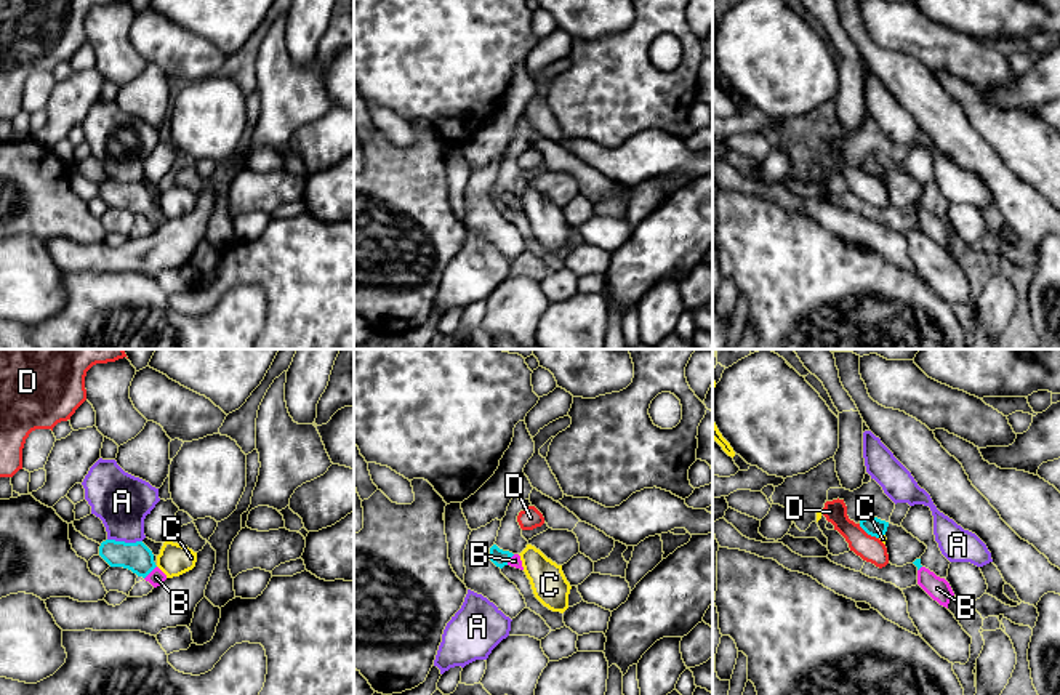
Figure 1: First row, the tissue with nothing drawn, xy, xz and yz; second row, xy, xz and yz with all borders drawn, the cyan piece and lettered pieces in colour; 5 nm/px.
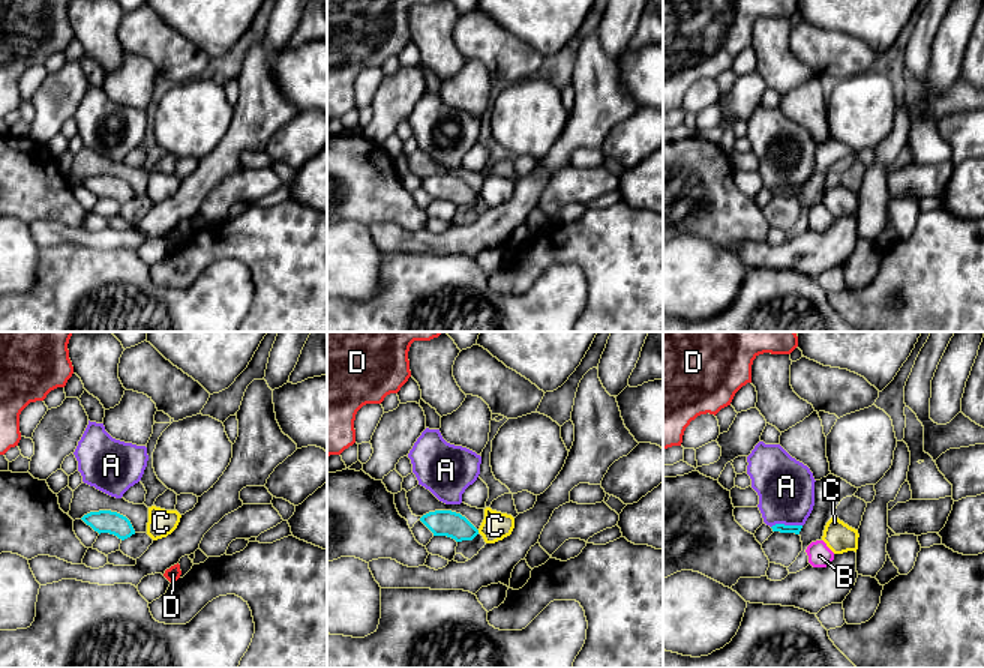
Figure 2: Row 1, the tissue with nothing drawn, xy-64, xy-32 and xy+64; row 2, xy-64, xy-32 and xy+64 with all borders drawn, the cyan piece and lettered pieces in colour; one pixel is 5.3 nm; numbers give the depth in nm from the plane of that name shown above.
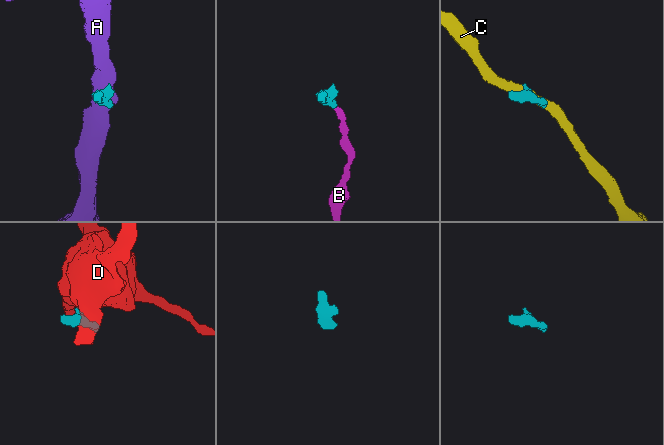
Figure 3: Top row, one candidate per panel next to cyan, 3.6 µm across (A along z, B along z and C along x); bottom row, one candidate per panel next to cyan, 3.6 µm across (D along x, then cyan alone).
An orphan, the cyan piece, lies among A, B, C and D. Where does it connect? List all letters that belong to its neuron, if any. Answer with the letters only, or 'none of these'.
B

